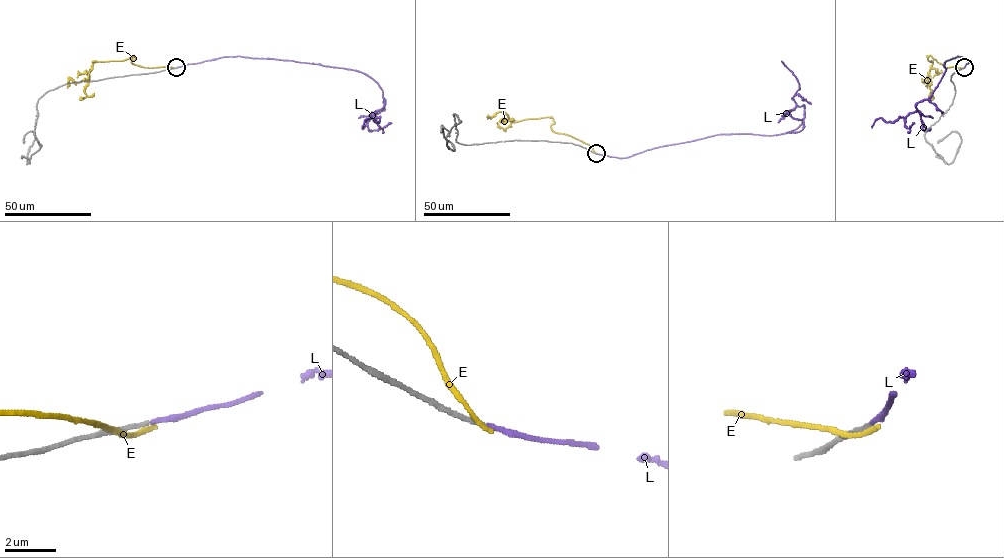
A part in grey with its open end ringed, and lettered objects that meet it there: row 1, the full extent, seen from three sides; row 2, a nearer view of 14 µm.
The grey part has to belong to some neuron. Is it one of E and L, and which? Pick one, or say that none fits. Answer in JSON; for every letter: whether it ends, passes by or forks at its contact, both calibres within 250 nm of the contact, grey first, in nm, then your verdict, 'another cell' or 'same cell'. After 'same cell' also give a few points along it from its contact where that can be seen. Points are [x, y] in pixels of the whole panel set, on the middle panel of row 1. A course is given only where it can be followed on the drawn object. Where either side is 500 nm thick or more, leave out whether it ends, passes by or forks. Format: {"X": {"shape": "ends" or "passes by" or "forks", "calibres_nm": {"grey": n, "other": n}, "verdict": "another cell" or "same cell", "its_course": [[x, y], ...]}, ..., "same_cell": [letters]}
{"E": {"shape": "ends", "calibres_nm": {"grey": 180, "other": 220}, "verdict": "another cell"}, "L": {"shape": "ends", "calibres_nm": {"grey": 150, "other": 180}, "verdict": "same cell", "its_course": [[596, 153], [626, 158], [720, 134], [794, 130], [801, 123], [804, 106], [793, 98], [797, 79], [781, 61]]}, "same_cell": ["L"]}

